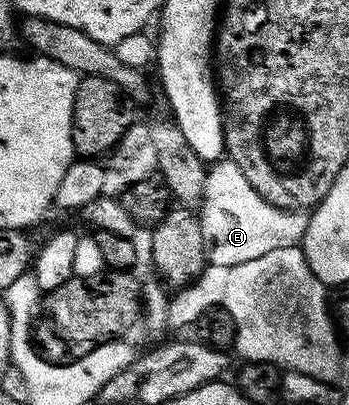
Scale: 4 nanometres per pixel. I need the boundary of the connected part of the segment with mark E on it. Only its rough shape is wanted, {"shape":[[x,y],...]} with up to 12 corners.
{"shape":[[229,158],[209,167],[198,215],[207,263],[299,245],[309,222],[252,188]]}

